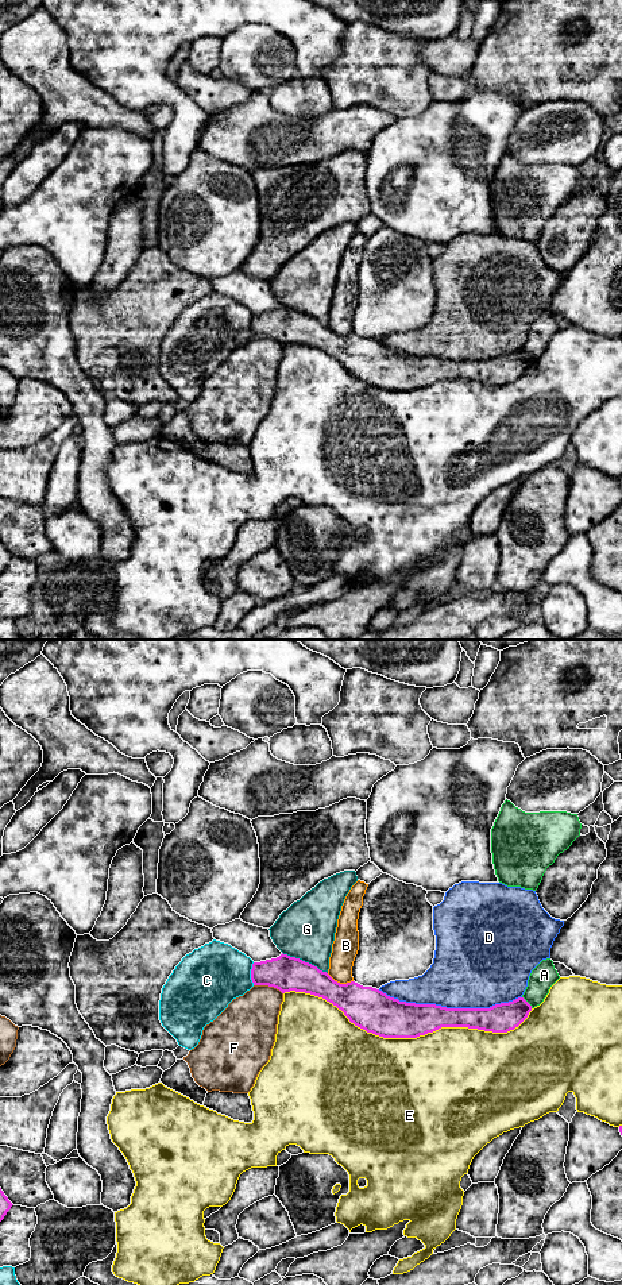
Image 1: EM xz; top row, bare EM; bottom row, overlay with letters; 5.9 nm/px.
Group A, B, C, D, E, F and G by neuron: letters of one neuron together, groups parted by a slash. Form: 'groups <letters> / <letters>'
groups A / B / C / D / E / F / G

